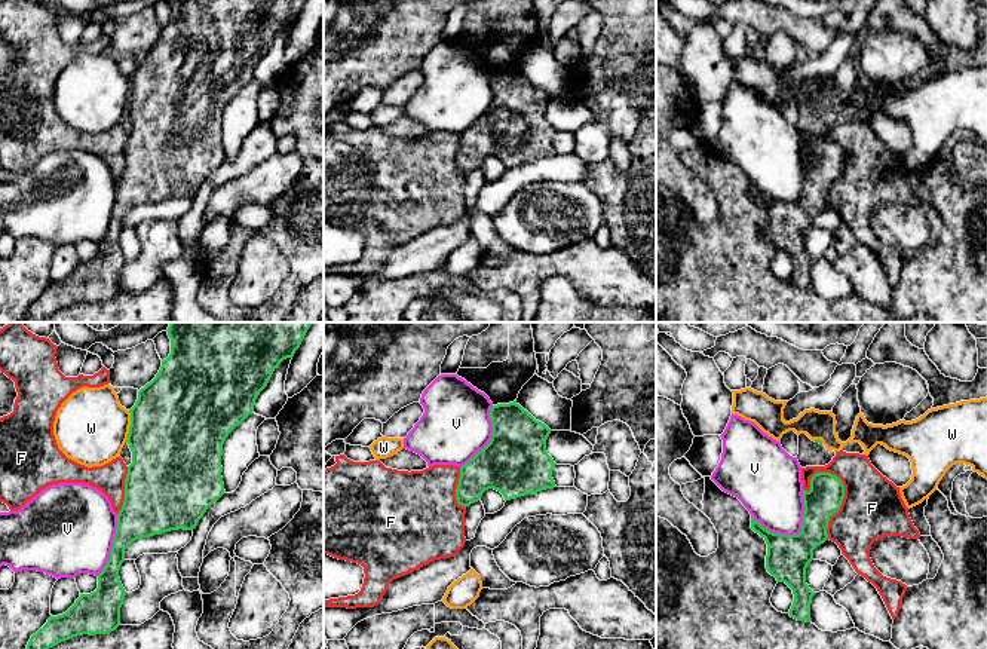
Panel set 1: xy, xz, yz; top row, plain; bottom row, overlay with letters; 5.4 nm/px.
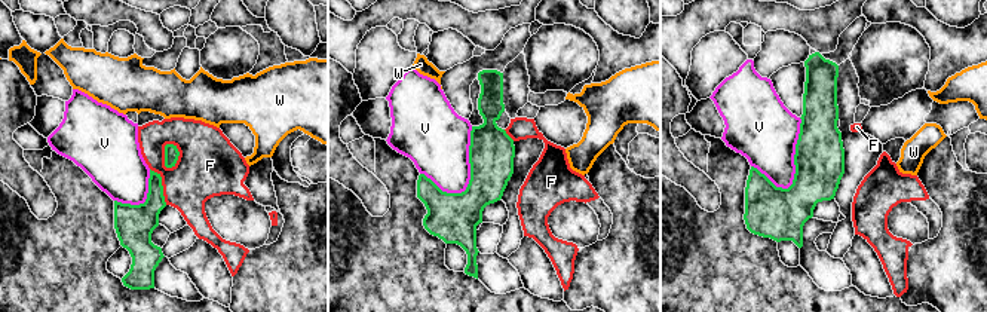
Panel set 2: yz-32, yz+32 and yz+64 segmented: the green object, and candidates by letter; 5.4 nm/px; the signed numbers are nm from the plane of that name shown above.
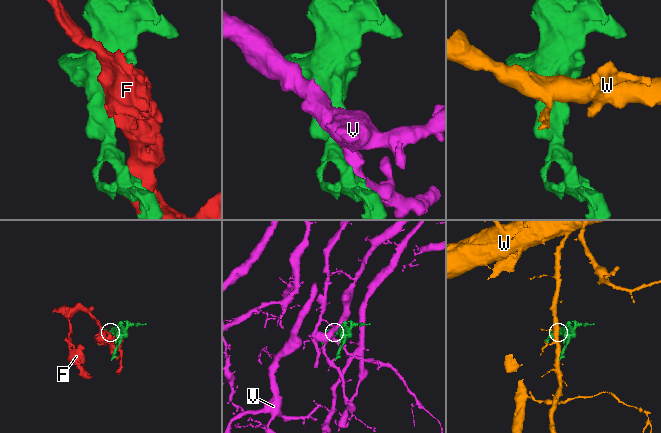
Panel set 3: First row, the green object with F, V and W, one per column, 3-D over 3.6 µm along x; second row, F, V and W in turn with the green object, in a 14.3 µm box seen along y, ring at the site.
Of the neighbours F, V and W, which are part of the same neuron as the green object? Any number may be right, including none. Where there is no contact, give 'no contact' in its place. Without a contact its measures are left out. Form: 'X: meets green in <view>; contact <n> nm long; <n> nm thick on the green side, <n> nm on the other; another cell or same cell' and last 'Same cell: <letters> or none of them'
F: meets green in yz; contact 380 nm long; 190 nm thick on the green side, 320 nm on the other; another cell
V: meets green in yz; contact 320 nm long; 240 nm thick on the green side, 300 nm on the other; another cell
W: meets green in xy; contact 180 nm long; 500 nm thick on the green side, 400 nm on the other; another cell
Same cell: none of them

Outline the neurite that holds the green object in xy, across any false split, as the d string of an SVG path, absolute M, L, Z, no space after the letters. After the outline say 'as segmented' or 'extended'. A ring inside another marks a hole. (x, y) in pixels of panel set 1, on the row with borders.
M171 322L168 336L171 353L162 361L156 377L138 391L138 399L129 410L131 426L126 443L132 451L132 463L125 480L125 500L117 514L117 529L104 570L98 575L98 588L80 594L62 615L50 616L31 636L27 649L49 649L61 642L83 634L108 634L120 625L120 607L126 591L119 570L125 561L125 549L137 539L165 532L196 529L206 509L224 495L223 444L229 434L254 411L255 399L267 386L279 364L292 358L313 322Z; as segmented

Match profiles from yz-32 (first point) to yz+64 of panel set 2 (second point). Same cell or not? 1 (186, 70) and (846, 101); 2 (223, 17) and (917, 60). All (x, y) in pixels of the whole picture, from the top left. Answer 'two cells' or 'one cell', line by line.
1: one cell
2: two cells

